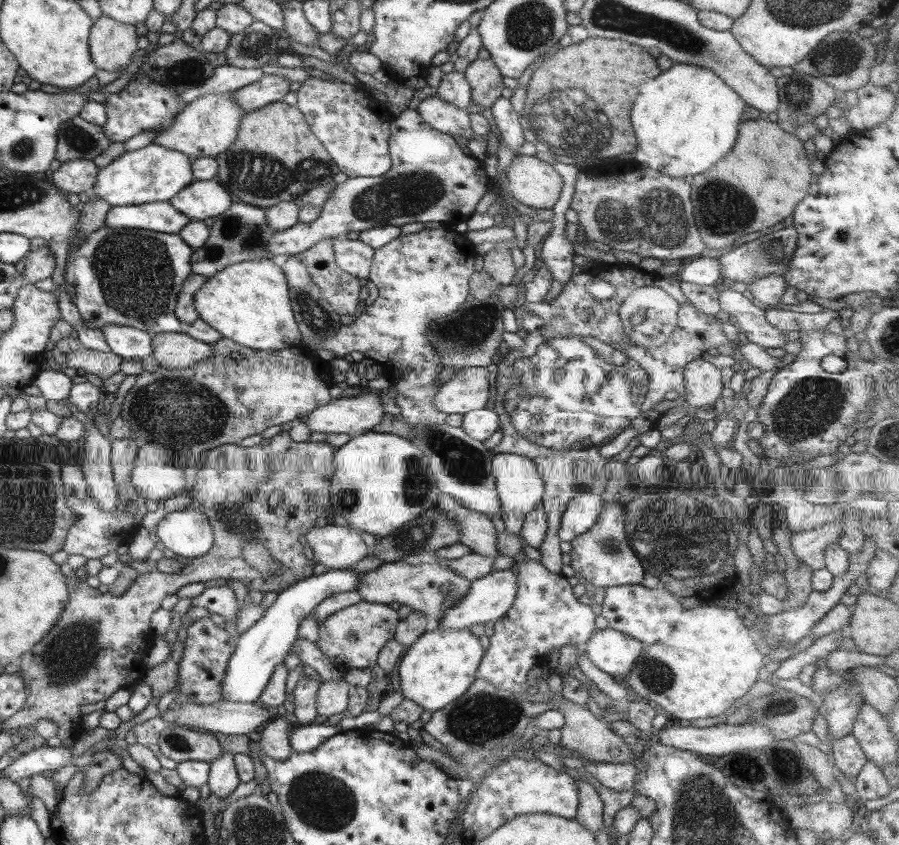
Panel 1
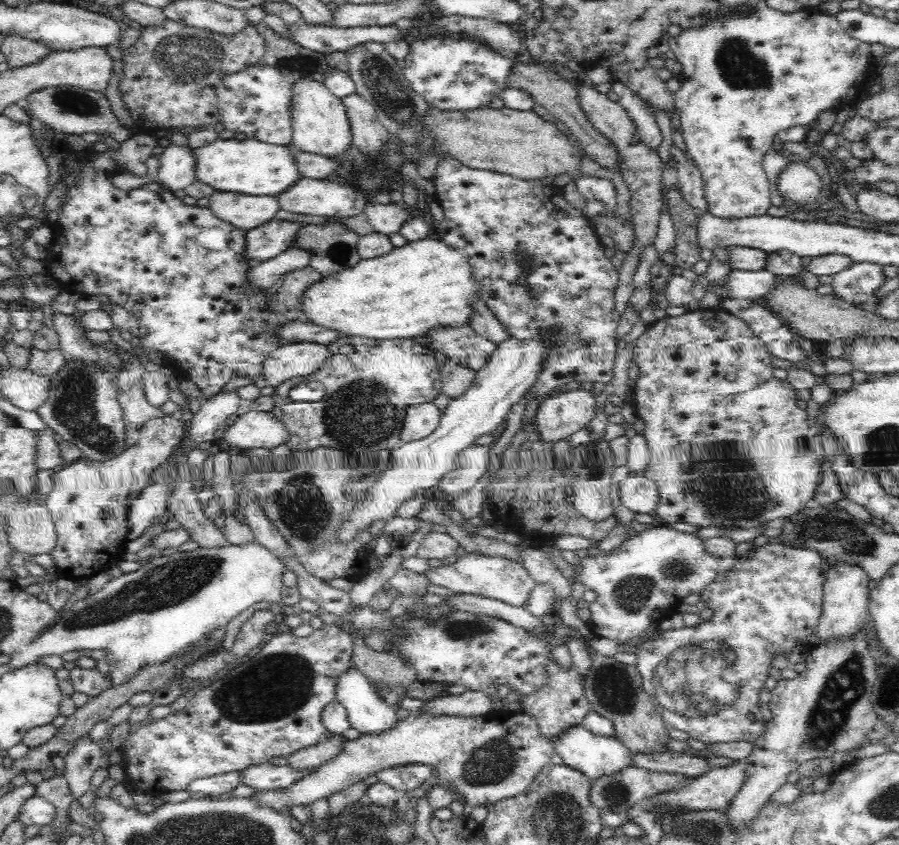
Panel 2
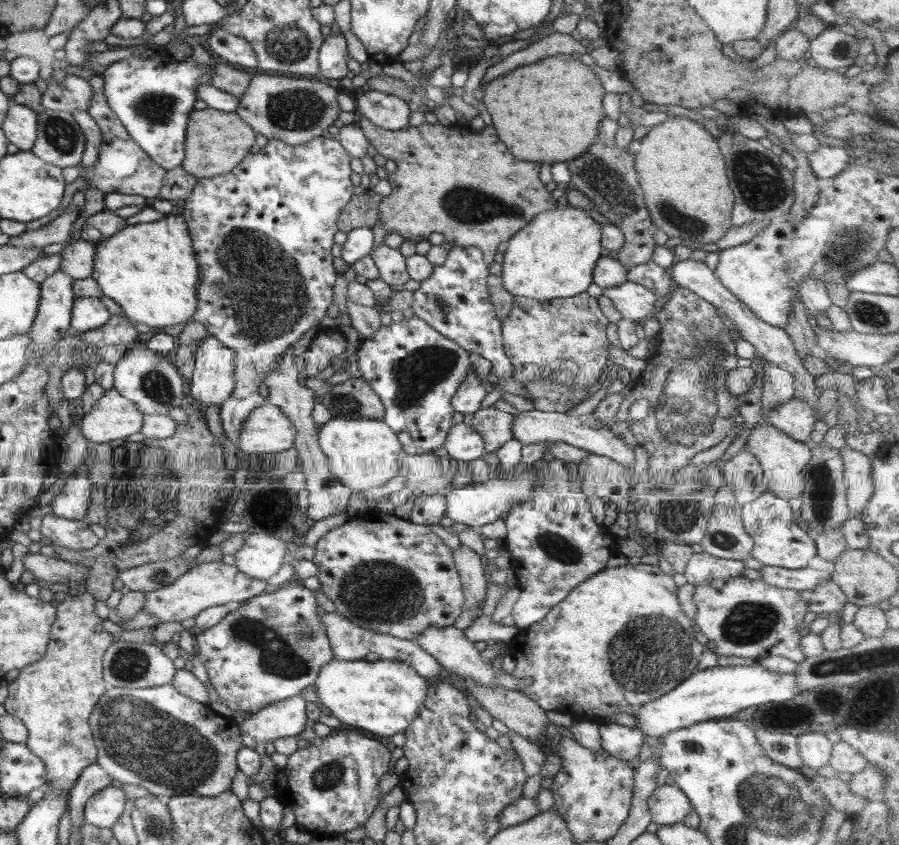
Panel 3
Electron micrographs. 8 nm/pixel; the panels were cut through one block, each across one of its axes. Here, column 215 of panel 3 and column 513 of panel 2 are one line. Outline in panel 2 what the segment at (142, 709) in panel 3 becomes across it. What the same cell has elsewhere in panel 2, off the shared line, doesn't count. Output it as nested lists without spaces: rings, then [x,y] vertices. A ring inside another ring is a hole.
[[[496,710],[480,716],[463,717],[458,715],[436,716],[432,713],[416,713],[414,711],[402,720],[394,724],[394,728],[380,732],[380,734],[360,734],[359,738],[350,740],[344,737],[344,746],[342,751],[333,760],[322,764],[302,780],[294,782],[288,788],[276,788],[276,790],[258,791],[250,796],[264,805],[268,805],[274,811],[282,812],[286,807],[288,810],[296,804],[305,806],[320,800],[328,798],[335,792],[361,782],[364,778],[375,774],[378,771],[384,771],[388,768],[398,766],[407,766],[408,764],[424,764],[431,769],[438,771],[438,776],[442,782],[452,784],[457,792],[460,792],[470,806],[486,806],[498,802],[499,800],[516,796],[524,792],[536,774],[544,766],[550,764],[555,749],[552,741],[540,732],[536,719],[522,710],[497,712]]]

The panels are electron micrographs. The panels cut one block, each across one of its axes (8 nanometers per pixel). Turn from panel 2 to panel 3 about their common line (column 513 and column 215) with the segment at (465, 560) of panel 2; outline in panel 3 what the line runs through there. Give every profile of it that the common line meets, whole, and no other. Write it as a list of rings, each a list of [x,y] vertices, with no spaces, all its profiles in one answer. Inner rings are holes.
[[[223,561],[202,563],[182,574],[174,584],[166,586],[162,590],[144,592],[146,602],[142,609],[148,611],[150,617],[157,617],[157,623],[182,623],[214,605],[244,603],[248,599],[264,593],[266,586],[268,586],[268,581],[252,579],[244,575],[235,564],[225,564]]]

